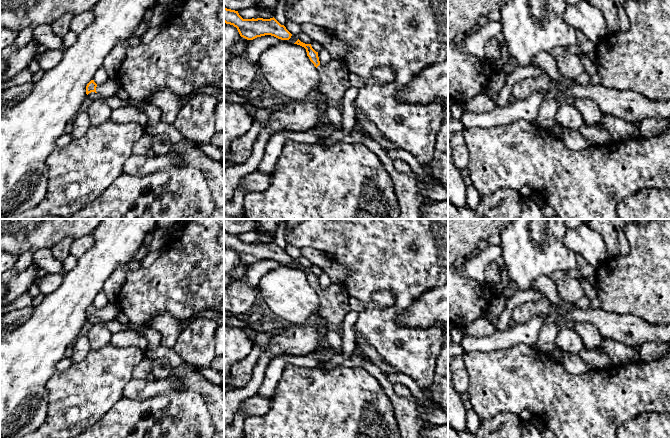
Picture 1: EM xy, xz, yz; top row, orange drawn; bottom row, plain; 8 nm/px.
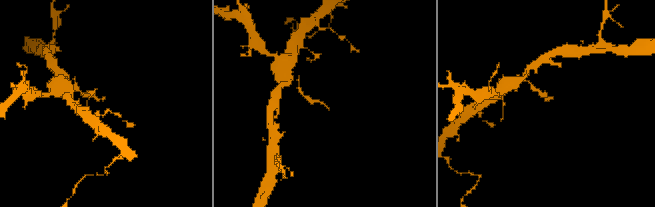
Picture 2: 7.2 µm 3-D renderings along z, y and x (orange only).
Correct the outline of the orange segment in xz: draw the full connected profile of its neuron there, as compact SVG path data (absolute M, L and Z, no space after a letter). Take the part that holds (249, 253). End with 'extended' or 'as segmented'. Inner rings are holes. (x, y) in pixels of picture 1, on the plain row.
M224 232L224 246L237 252L241 261L253 264L257 261L271 259L281 264L289 264L292 258L274 241L270 243L243 243L238 235Z; as segmented

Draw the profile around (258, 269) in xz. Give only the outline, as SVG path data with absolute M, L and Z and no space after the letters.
M292 258L289 264L281 264L271 259L257 261L251 264L247 273L247 285L252 288L257 288L261 278L269 271L279 267L294 268L298 264L298 260Z

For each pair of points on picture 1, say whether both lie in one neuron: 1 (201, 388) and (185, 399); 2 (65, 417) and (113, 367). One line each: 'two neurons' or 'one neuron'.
1: two neurons
2: one neuron

